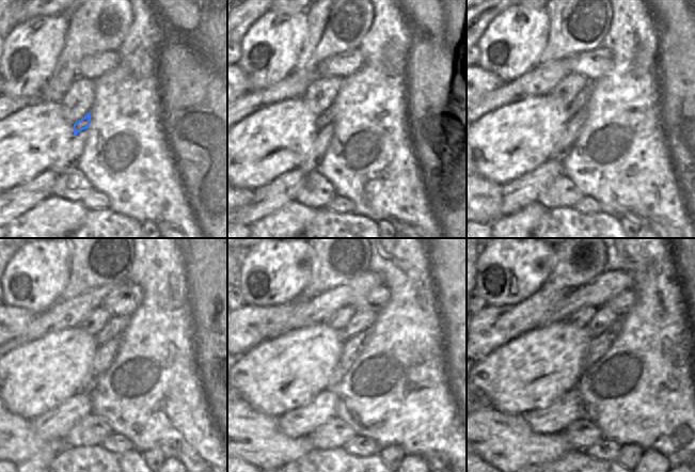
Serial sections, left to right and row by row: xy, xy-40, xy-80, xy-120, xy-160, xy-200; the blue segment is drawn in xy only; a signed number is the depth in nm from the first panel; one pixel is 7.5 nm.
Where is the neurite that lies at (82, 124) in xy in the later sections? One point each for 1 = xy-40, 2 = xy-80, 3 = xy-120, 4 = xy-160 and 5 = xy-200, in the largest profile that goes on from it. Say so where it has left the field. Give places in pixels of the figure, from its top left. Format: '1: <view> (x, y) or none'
1: xy-40 (327, 116)
2: xy-80 (580, 100)
3: xy-120 (116, 325)
4: xy-160 (362, 320)
5: xy-200 (604, 316)

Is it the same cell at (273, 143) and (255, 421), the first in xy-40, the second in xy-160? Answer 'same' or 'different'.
different

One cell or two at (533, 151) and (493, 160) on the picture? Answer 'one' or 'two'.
one

